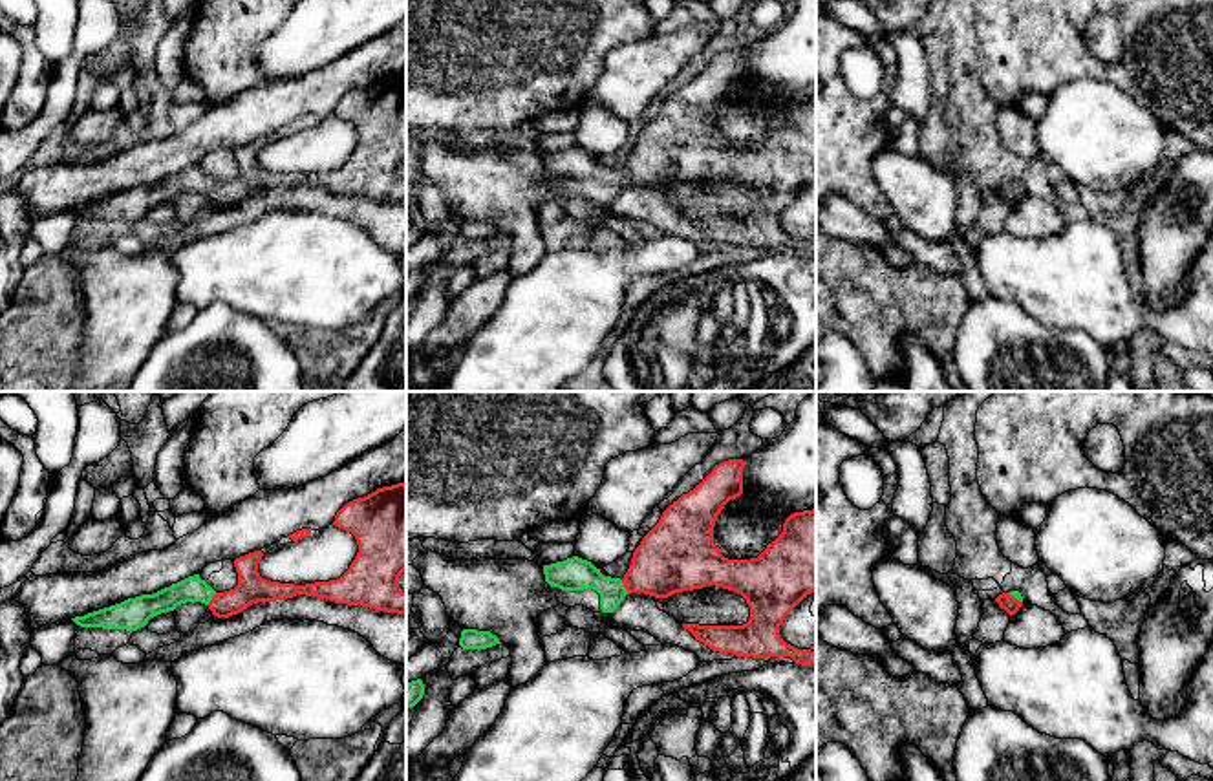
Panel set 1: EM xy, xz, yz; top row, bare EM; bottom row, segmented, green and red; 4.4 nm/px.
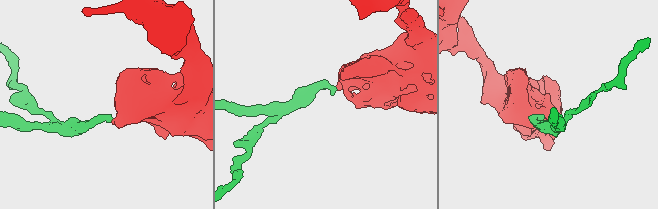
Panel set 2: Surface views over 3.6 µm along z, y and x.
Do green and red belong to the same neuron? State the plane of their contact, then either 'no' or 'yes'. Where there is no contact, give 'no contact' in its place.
xz | yes

